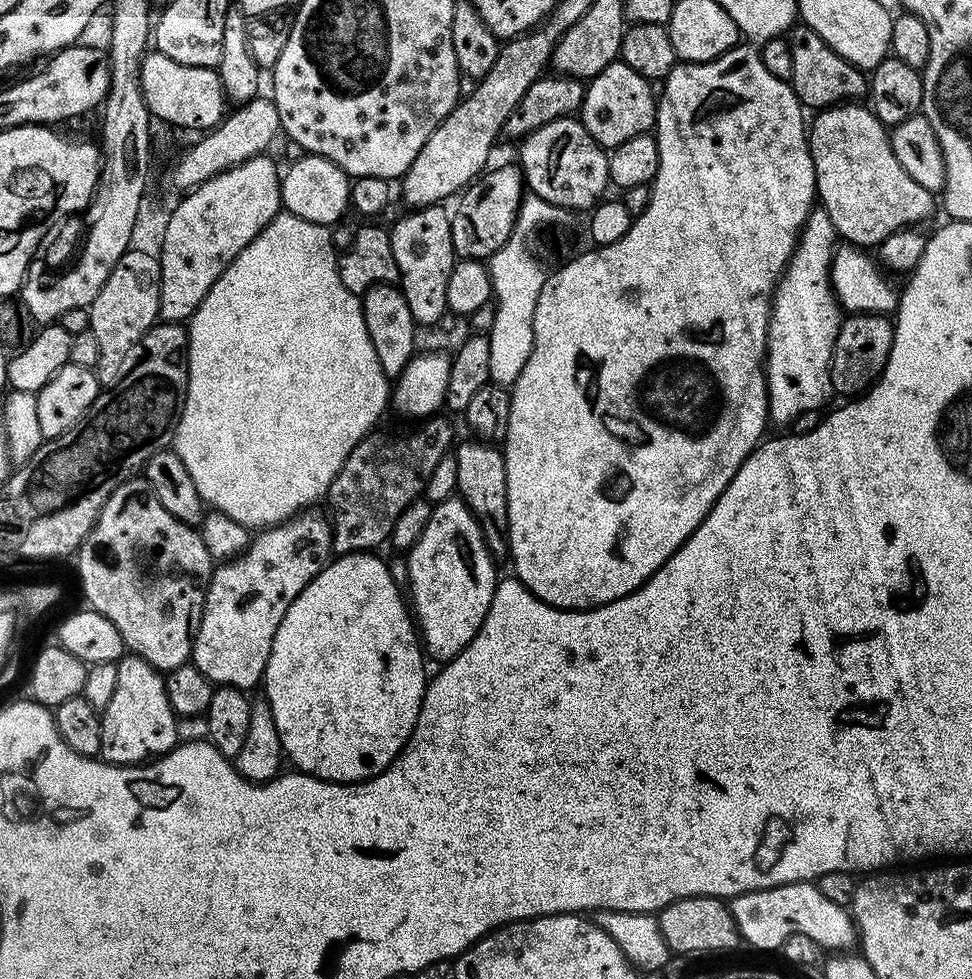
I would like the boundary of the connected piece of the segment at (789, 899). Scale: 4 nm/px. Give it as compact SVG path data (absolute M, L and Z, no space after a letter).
M812 882L743 892L740 896L731 897L730 907L741 941L745 945L753 944L764 952L783 949L786 938L790 938L793 932L806 934L806 938L814 939L816 944L825 949L832 948L828 950L848 950L858 940L858 929L849 911L831 902Z

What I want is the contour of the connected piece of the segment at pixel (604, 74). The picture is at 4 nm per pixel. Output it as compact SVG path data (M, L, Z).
M623 62L606 66L601 73L587 81L584 102L580 105L579 120L596 139L601 148L615 150L627 145L635 136L653 131L656 123L657 97L652 96L653 85L642 74Z

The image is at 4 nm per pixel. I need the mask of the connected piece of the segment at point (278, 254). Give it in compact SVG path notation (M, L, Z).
M281 214L263 228L242 249L224 273L212 283L204 300L192 313L186 324L187 388L184 391L184 408L176 421L174 450L182 458L198 494L213 509L225 512L234 522L249 530L263 530L283 524L293 516L311 509L319 496L323 497L332 485L332 479L346 462L350 450L377 427L376 419L390 404L390 377L382 370L378 354L366 330L362 300L342 282L338 267L338 252L332 249L331 227L316 225L300 217Z

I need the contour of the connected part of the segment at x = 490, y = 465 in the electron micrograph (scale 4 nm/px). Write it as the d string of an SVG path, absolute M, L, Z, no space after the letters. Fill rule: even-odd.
M467 438L455 445L454 455L458 462L456 492L475 514L483 530L488 551L494 560L502 562L509 557L508 487L506 486L506 462L504 453L495 443Z

